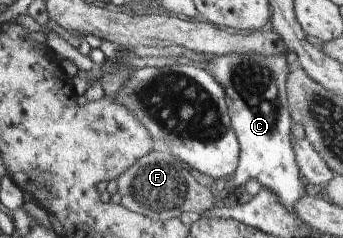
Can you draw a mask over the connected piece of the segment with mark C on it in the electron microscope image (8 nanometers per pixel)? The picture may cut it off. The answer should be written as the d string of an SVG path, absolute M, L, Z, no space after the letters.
M230 52L228 55L224 54L221 56L210 56L206 54L204 55L209 58L206 63L203 63L201 65L201 67L202 69L206 70L216 80L216 83L223 89L223 98L224 98L225 106L227 107L227 114L230 120L230 127L232 128L232 131L235 133L237 144L239 145L238 163L236 169L234 169L234 171L231 173L232 187L228 188L227 190L222 189L219 192L218 197L220 201L231 201L235 199L237 193L243 189L243 185L246 182L246 180L252 178L252 179L257 179L257 182L261 185L261 187L265 187L266 189L273 191L278 196L280 203L287 210L290 210L295 215L295 203L298 202L300 198L303 198L306 195L306 193L304 191L305 182L302 180L300 172L298 171L298 166L293 152L293 147L290 146L292 145L290 143L293 140L290 131L290 127L292 123L287 110L287 95L285 92L285 79L288 71L291 68L286 64L285 55L274 54L274 55L265 56L262 54L257 54L256 52L244 52L244 53Z

